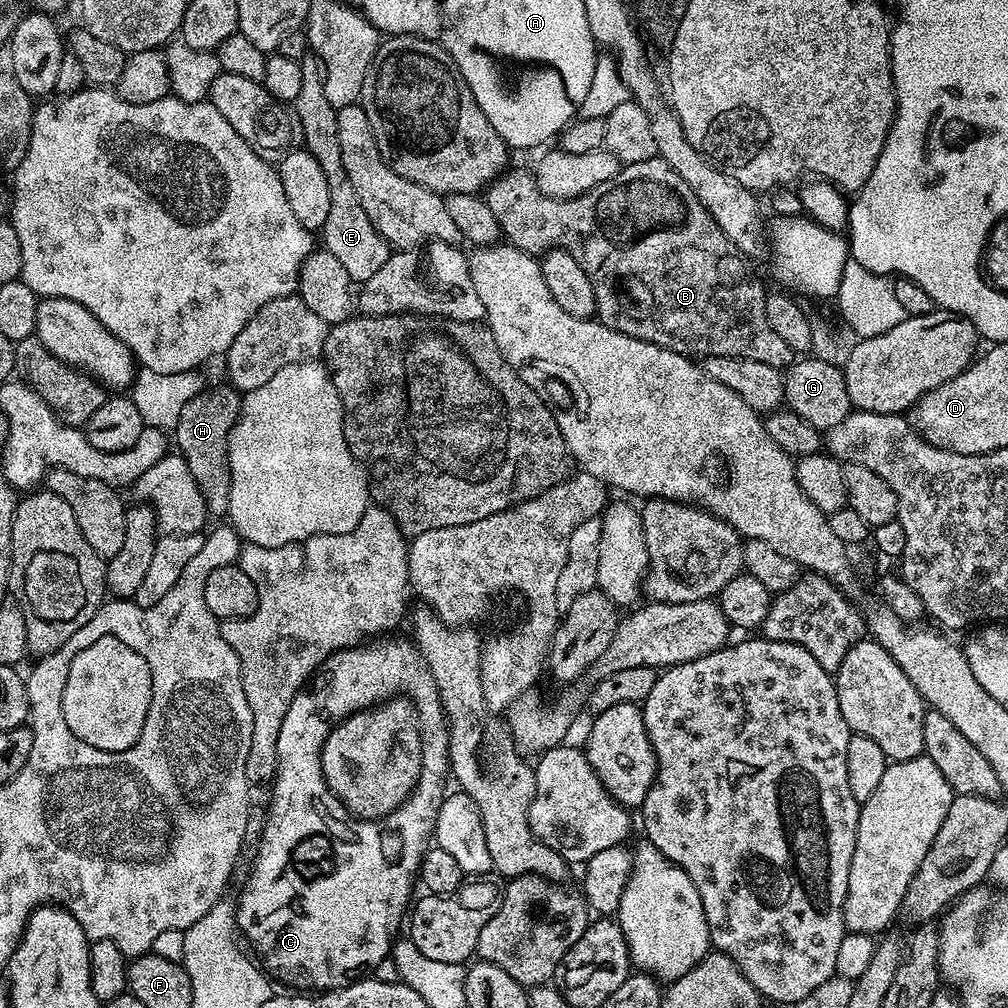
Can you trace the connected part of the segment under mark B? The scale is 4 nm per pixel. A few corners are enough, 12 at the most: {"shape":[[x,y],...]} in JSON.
{"shape":[[665,160],[569,200],[483,193],[507,243],[569,252],[595,319],[671,352],[794,353]]}

